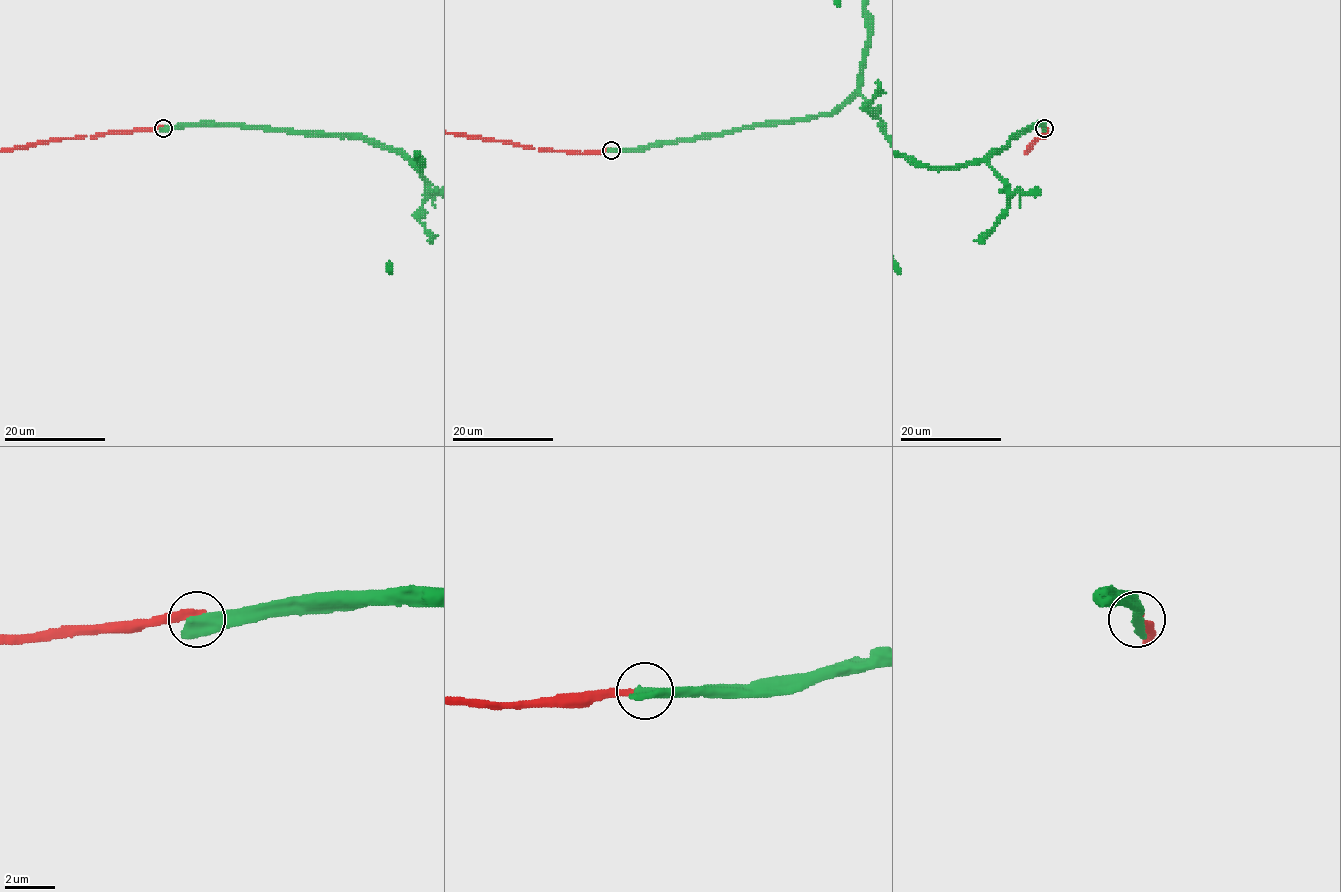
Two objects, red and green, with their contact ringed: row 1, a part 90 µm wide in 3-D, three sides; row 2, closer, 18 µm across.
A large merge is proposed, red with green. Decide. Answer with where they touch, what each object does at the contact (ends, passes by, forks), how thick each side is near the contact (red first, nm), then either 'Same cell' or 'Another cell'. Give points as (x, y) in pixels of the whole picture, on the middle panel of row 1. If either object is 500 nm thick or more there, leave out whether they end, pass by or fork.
Place: (611, 150). Thickness 340 nm (red) against 600 nm. Another cell

